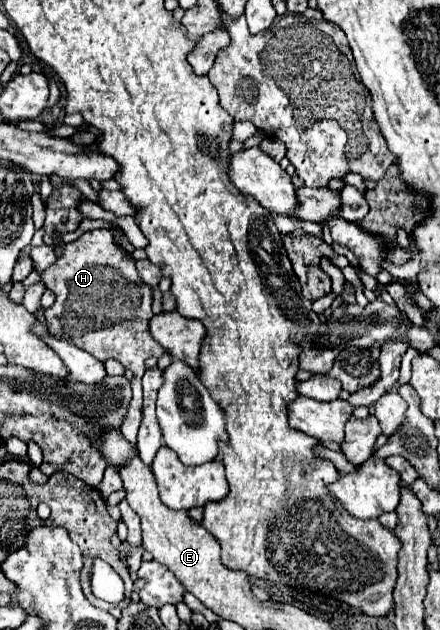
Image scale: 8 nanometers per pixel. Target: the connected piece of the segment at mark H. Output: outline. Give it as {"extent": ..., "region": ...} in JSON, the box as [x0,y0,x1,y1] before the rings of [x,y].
{"extent":[42,229,166,443],"region":[[[110,229],[86,231],[72,243],[58,239],[56,247],[60,249],[56,263],[42,273],[42,283],[56,295],[56,303],[44,311],[50,333],[88,351],[100,361],[116,359],[132,371],[132,401],[120,431],[126,433],[130,443],[136,443],[142,420],[144,361],[148,357],[160,359],[166,353],[148,333],[148,319],[154,315],[150,307],[152,289],[138,277],[134,261],[126,259],[114,245]]]}

